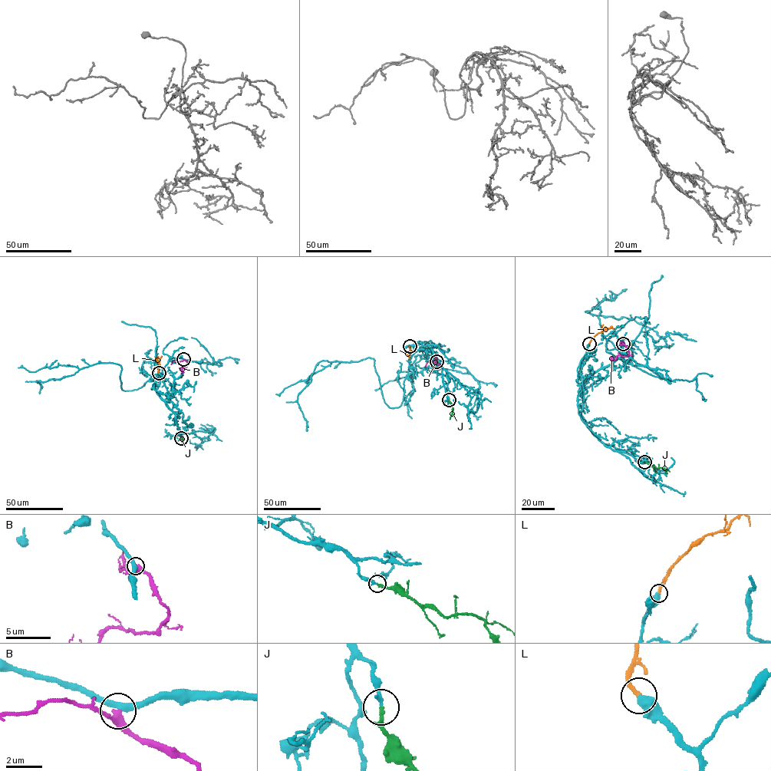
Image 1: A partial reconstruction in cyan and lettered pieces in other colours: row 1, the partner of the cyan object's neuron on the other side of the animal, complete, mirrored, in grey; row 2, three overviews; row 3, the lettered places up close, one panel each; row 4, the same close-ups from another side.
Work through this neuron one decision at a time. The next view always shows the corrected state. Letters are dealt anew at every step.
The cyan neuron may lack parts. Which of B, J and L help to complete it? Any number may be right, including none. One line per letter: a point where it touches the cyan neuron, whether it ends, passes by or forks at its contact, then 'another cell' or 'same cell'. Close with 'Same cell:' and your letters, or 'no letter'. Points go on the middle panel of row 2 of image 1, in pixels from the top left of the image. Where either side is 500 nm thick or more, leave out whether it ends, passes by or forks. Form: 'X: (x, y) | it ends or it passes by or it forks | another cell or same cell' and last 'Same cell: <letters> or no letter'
B: (436, 361) | it passes by | another cell
J: (449, 400) | it ends | same cell
L: (410, 346) | same cell
Same cell: J, L

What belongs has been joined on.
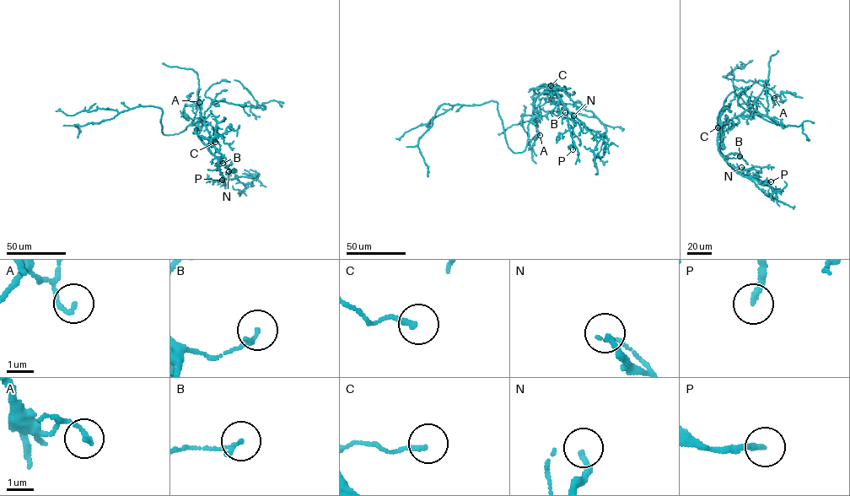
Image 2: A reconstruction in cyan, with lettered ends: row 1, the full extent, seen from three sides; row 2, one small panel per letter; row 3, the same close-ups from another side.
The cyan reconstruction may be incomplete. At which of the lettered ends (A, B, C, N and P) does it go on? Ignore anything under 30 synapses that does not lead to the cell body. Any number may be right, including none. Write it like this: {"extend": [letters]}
{"extend": ["P"]}

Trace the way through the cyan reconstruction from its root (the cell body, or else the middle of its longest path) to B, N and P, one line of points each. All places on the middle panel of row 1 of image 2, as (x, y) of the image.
B: (525, 147), (528, 125), (539, 115), (534, 108), (535, 98), (545, 92), (556, 93), (558, 108), (565, 112)
N: (525, 147), (528, 125), (539, 115), (534, 108), (535, 98), (545, 92), (556, 93), (572, 119), (573, 115)
P: (525, 147), (528, 125), (539, 115), (534, 108), (535, 98), (545, 92), (556, 93), (567, 110), (572, 149)

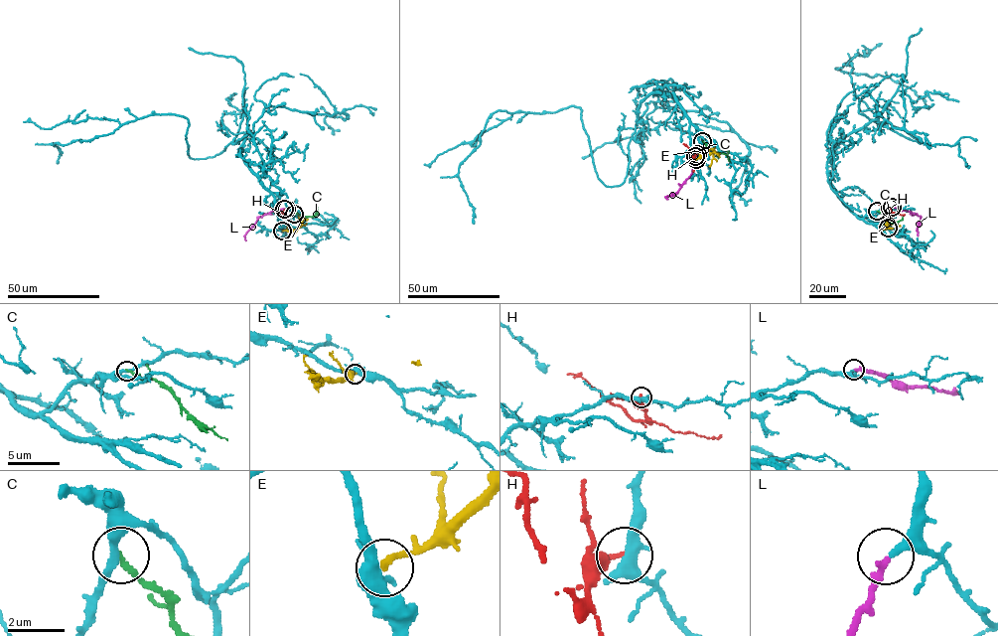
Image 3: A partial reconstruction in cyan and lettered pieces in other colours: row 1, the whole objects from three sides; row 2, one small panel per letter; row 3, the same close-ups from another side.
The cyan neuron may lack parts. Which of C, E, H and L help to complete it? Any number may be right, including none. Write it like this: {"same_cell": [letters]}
{"same_cell": ["L"]}

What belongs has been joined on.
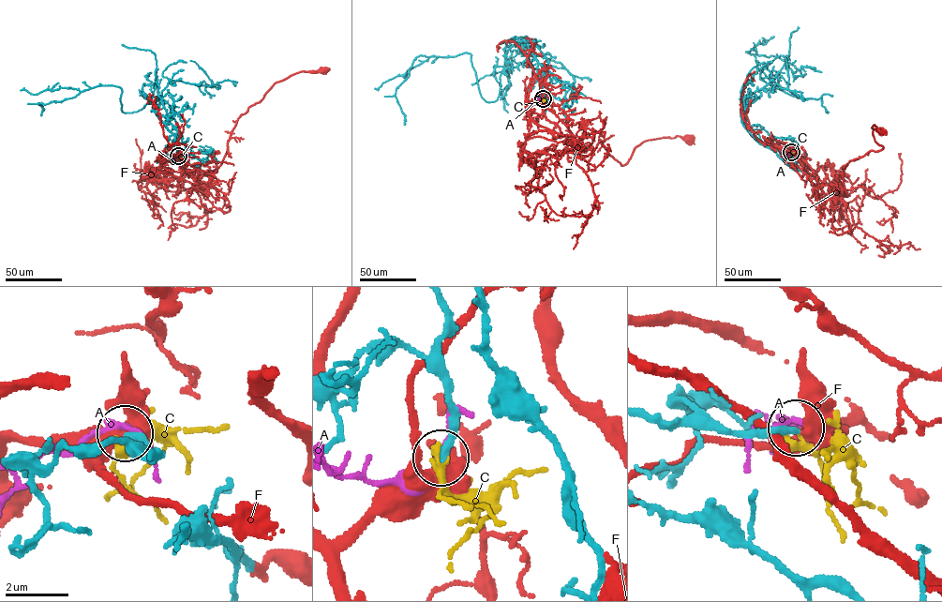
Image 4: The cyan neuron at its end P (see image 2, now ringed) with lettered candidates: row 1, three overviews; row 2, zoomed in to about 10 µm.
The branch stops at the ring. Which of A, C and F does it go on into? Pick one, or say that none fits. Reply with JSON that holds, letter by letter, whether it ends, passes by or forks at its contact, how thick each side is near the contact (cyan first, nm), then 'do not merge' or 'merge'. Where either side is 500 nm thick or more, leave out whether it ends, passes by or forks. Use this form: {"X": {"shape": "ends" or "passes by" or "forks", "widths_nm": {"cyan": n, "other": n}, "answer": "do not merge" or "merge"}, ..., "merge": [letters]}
{"A": {"shape": "passes by", "widths_nm": {"cyan": 320, "other": 110}, "answer": "do not merge"}, "C": {"shape": "passes by", "widths_nm": {"cyan": 240, "other": 240}, "answer": "do not merge"}, "F": {"widths_nm": {"cyan": 200, "other": 550}, "answer": "do not merge"}, "merge": []}

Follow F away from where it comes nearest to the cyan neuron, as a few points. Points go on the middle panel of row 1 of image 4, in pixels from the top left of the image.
F: (543, 98), (544, 114), (572, 146), (594, 149), (599, 139), (622, 165), (644, 141), (687, 139)

